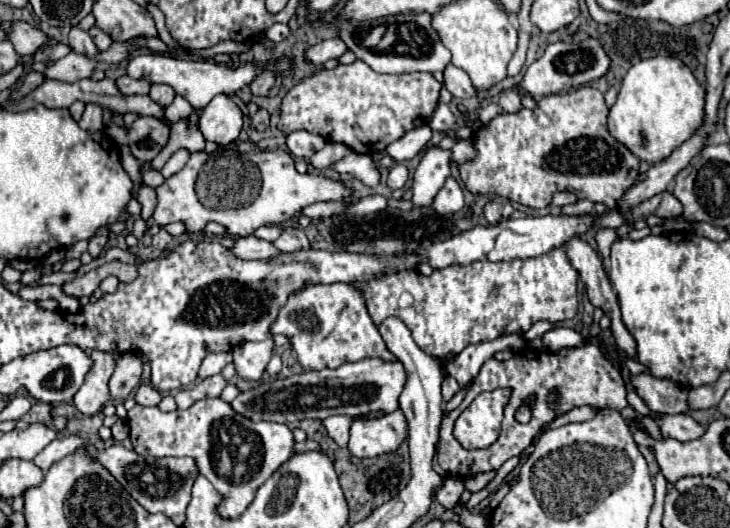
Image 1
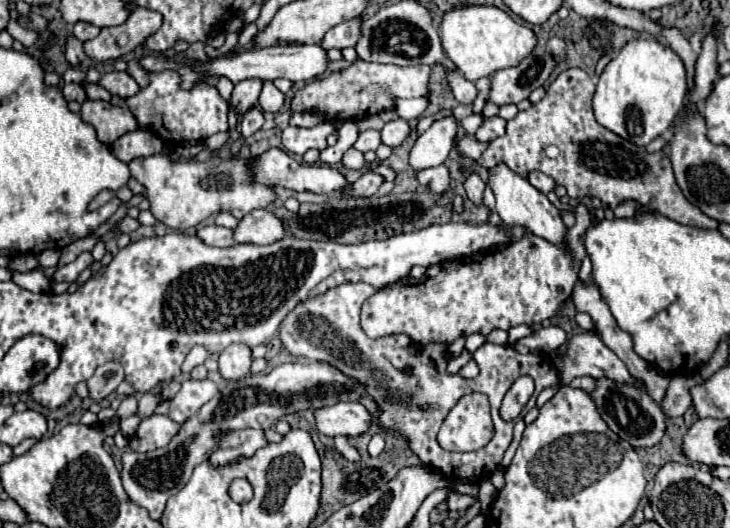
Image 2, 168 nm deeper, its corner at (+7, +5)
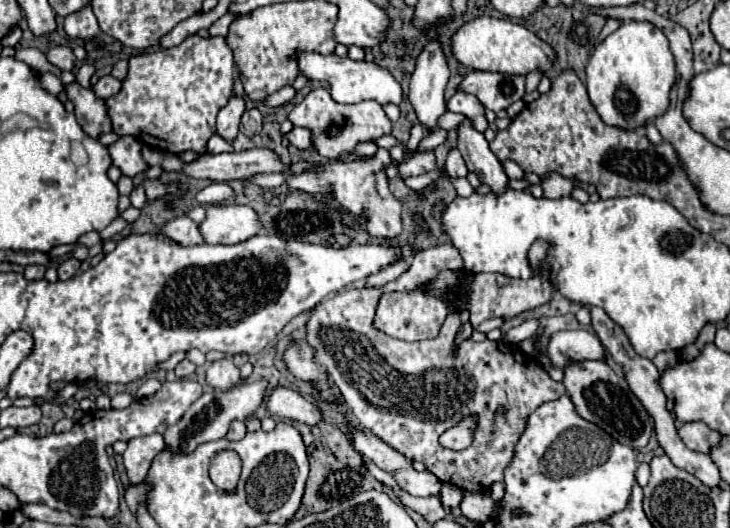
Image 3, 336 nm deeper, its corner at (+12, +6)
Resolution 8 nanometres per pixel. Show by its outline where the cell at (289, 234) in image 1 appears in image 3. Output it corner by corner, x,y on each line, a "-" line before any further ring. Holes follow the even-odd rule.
210,206
206,208
206,222
200,224
200,230
204,234
206,244
238,244
244,242
262,230
262,222
250,206

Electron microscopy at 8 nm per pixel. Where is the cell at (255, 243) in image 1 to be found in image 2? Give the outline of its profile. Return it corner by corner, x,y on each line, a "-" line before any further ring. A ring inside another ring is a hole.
207,225
207,227
201,227
197,229
195,233
205,245
211,245
211,247
231,247
235,245
233,241
233,235
227,227
219,227
219,225

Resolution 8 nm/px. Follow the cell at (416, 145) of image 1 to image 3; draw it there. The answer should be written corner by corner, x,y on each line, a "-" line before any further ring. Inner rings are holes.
326,88
312,90
300,104
294,106
294,110
288,114
288,120
294,126
310,128
312,136
314,136
314,150
328,160
348,158
358,142
366,142
366,140
380,138
384,134
392,134
392,122
388,120
388,116
384,114
384,110
378,102
364,100
358,104
358,108
356,108
356,104
352,104
352,106
338,104
332,100
332,96

